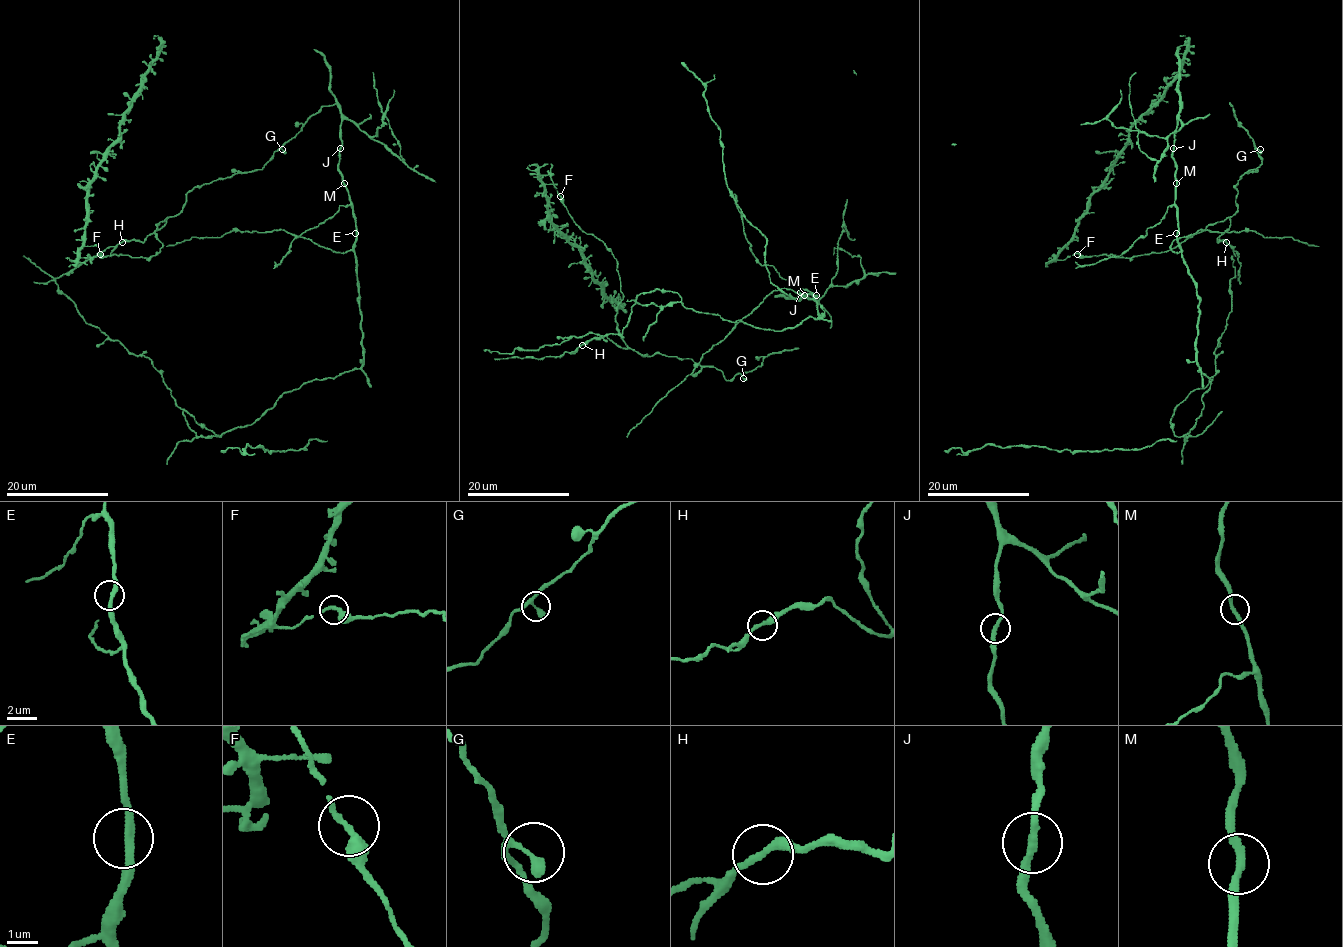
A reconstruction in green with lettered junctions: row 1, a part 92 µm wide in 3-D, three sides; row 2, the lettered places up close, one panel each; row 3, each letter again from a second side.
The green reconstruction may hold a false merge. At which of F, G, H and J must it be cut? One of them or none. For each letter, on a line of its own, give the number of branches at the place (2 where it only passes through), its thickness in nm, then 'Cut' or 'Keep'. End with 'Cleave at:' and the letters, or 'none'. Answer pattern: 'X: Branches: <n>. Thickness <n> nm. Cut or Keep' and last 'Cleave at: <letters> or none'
F: Branches: 2. Thickness 300 nm. Keep
G: Branches: 2. Thickness 280 nm. Keep
H: Branches: 2. Thickness 280 nm. Keep
J: Branches: 2. Thickness 260 nm. Keep
Cleave at: none

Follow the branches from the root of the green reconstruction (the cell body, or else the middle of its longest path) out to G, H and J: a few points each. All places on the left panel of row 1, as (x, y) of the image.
G: (155, 368), (90, 325), (51, 278), (124, 241), (142, 242), (180, 212), (196, 187), (260, 170), (282, 149)
H: (155, 368), (148, 357), (131, 353), (118, 341), (90, 325), (51, 279), (69, 274), (122, 242)
J: (155, 368), (174, 402), (219, 437), (253, 424), (284, 393), (361, 366), (357, 226), (339, 169), (340, 148)

